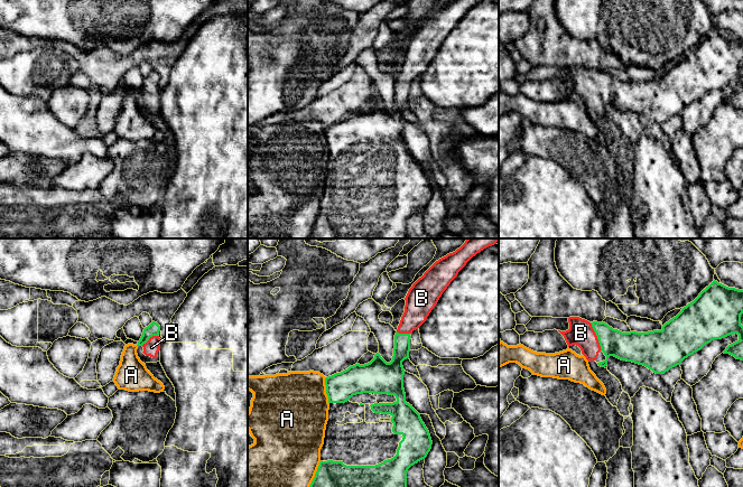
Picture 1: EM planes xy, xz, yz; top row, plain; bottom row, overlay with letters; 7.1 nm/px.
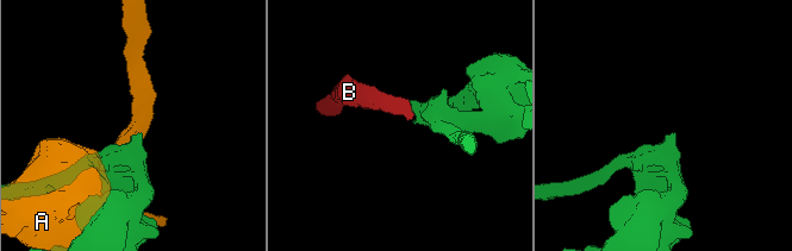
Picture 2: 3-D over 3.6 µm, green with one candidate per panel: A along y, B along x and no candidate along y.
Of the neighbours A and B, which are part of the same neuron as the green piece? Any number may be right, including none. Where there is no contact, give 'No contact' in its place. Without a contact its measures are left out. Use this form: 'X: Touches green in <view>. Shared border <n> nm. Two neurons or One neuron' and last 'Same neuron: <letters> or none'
A: Touches green in xz. Shared border 190 nm. Two neurons
B: Touches green in yz. Shared border 220 nm. One neuron
Same neuron: B

